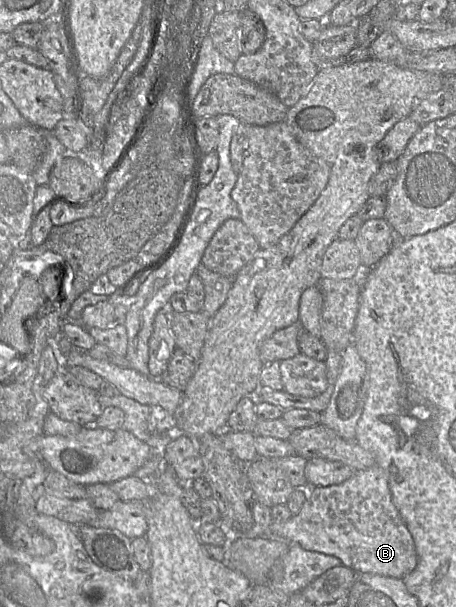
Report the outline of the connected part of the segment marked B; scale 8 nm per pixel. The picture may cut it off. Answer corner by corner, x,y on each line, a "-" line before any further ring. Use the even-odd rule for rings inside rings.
377,464
356,471
340,484
309,487
308,496
298,514
284,522
273,520
270,534
289,543
298,543
303,549
332,555
342,564
358,573
371,573
394,578
404,578
418,563
413,537
394,505
387,472

